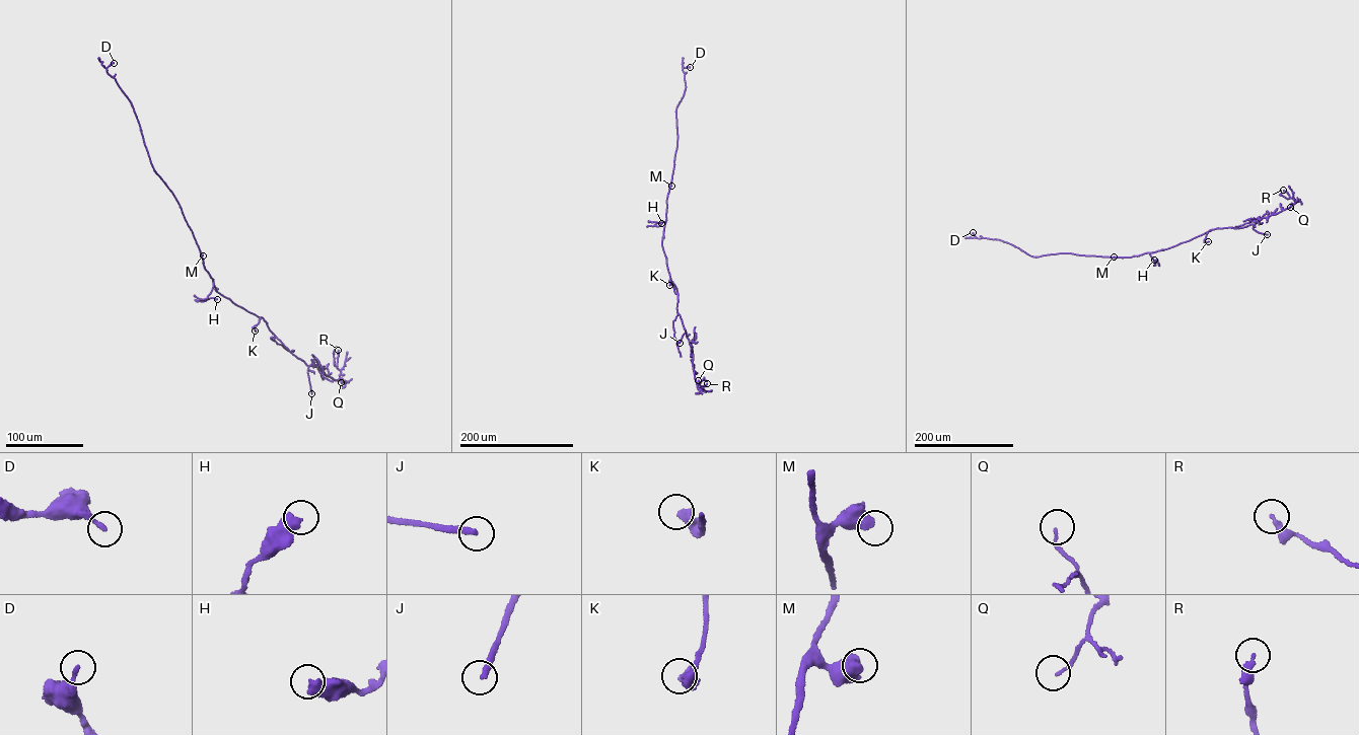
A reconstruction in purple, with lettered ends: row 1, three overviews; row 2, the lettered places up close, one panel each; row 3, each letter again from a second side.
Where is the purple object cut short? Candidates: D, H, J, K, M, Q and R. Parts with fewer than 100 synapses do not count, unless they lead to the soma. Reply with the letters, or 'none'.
J

